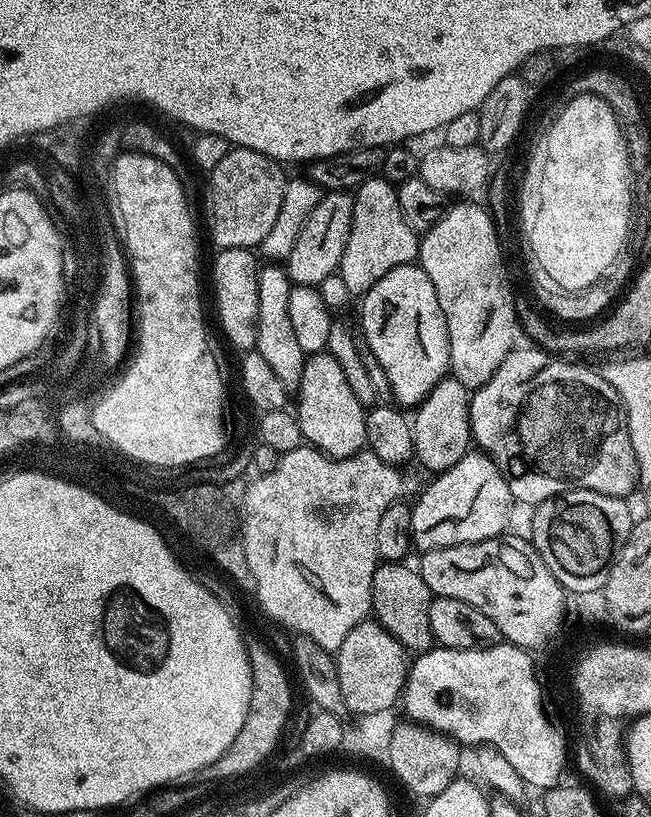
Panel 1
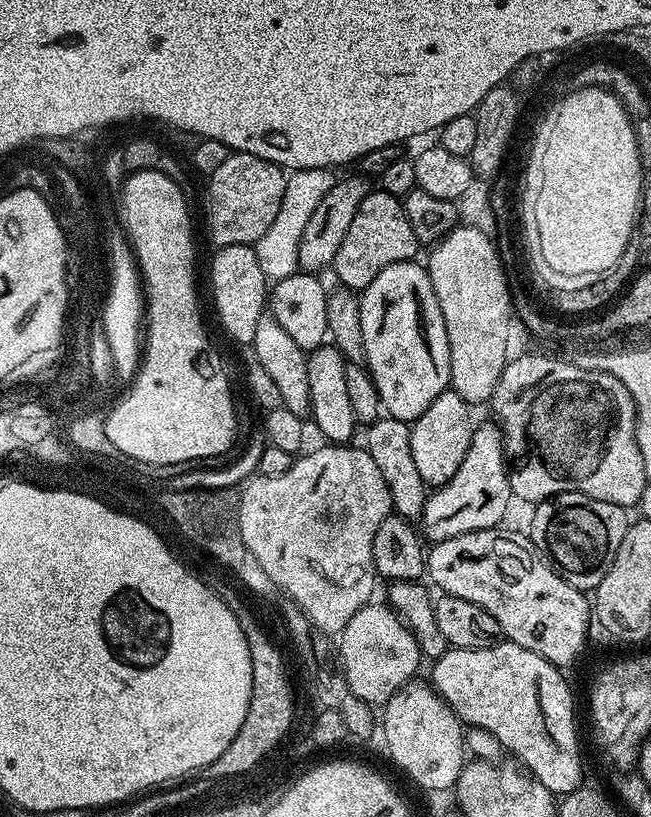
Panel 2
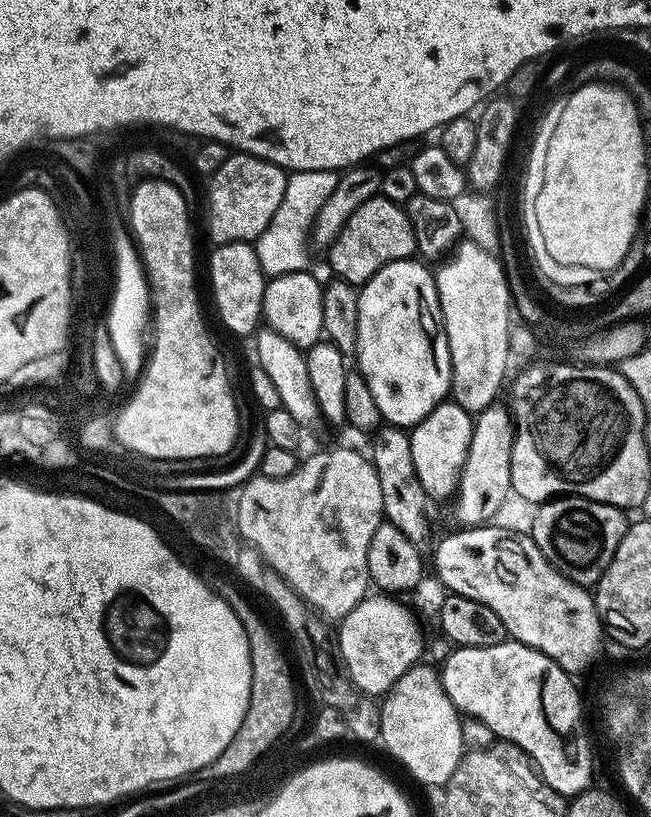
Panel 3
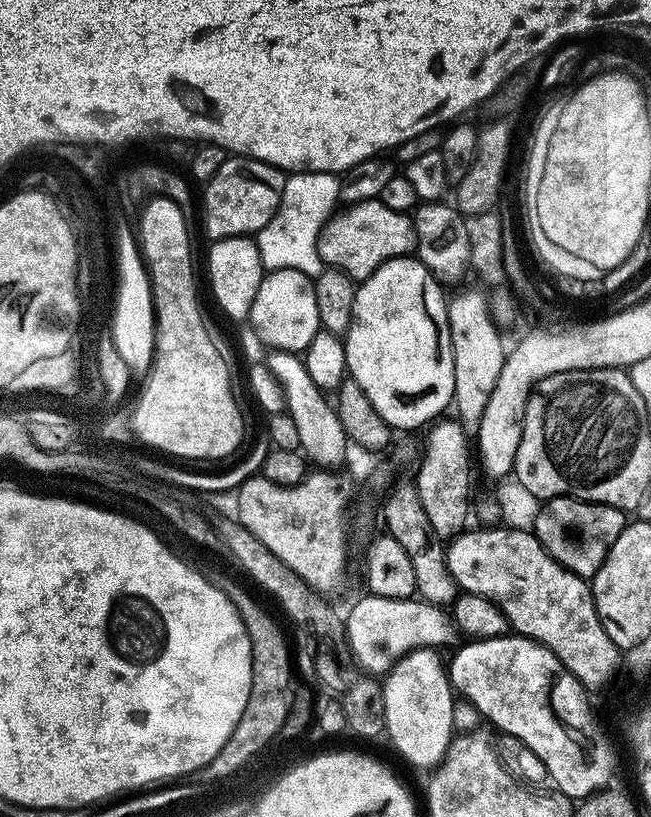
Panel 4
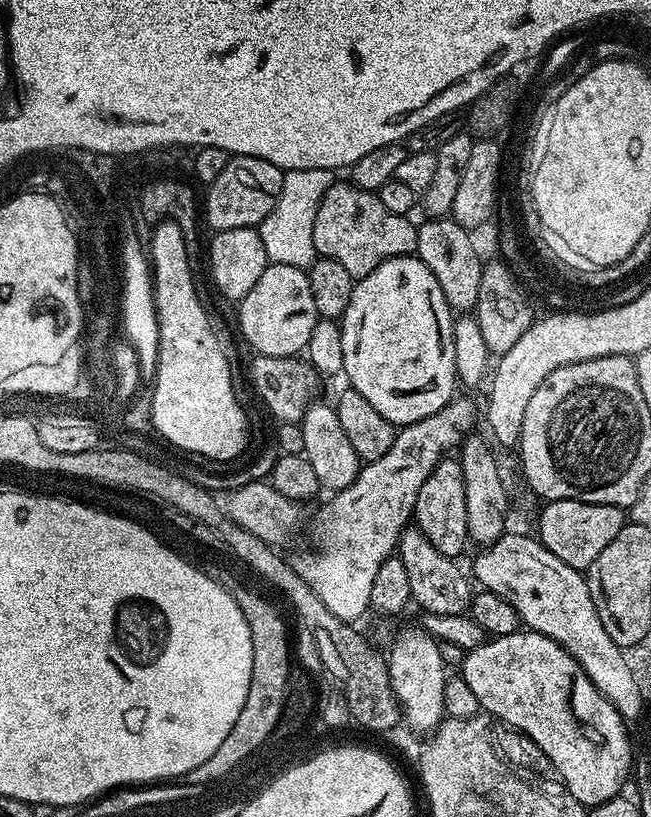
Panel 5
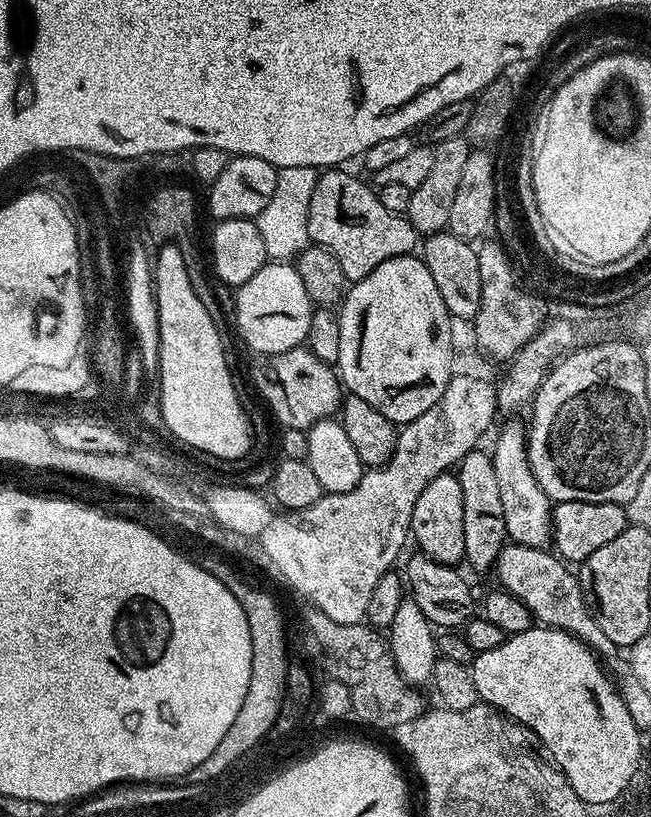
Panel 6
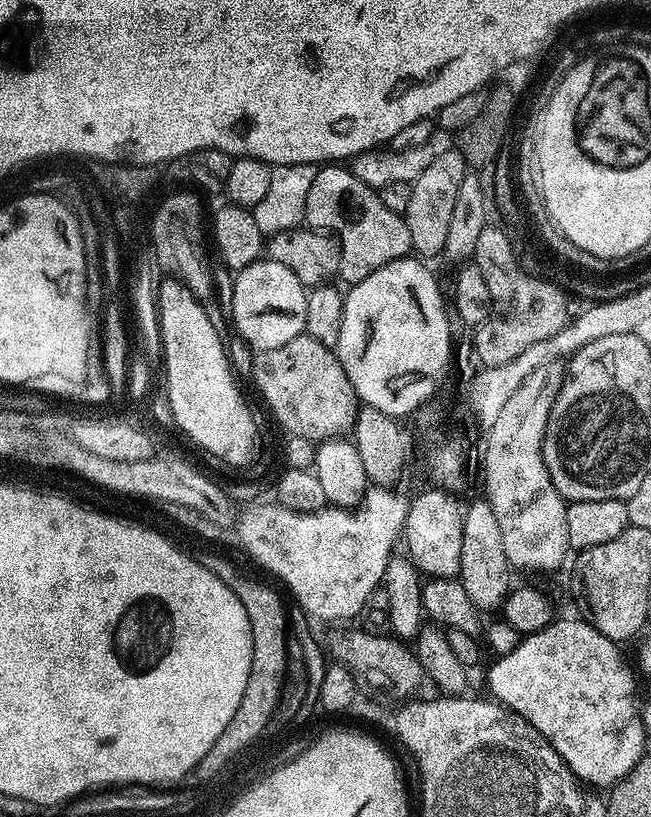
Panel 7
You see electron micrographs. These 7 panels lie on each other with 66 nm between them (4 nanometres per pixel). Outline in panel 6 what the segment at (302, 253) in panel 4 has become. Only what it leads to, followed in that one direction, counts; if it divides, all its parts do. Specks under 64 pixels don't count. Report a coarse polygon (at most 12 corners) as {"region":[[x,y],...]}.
{"region":[[279,169],[254,217],[273,261],[309,247],[310,198],[320,172]]}

